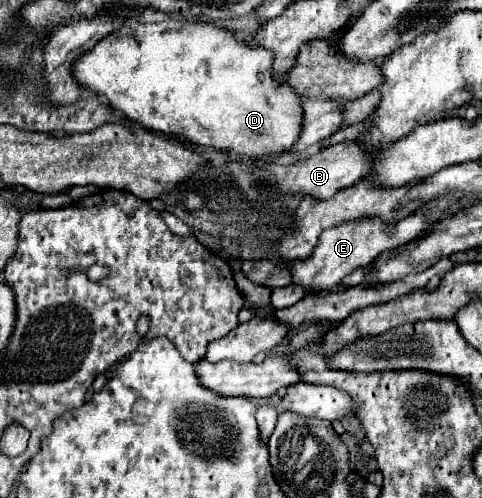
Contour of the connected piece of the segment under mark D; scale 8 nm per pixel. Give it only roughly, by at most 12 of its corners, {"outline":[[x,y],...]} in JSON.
{"outline":[[126,22],[78,86],[146,130],[286,152],[300,96],[270,50],[202,22]]}

